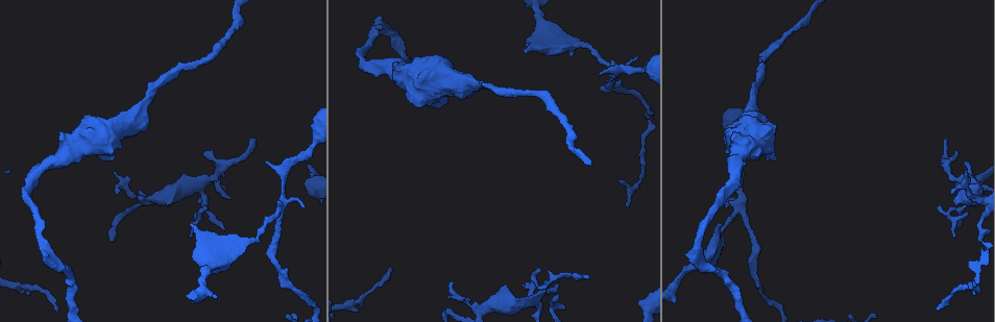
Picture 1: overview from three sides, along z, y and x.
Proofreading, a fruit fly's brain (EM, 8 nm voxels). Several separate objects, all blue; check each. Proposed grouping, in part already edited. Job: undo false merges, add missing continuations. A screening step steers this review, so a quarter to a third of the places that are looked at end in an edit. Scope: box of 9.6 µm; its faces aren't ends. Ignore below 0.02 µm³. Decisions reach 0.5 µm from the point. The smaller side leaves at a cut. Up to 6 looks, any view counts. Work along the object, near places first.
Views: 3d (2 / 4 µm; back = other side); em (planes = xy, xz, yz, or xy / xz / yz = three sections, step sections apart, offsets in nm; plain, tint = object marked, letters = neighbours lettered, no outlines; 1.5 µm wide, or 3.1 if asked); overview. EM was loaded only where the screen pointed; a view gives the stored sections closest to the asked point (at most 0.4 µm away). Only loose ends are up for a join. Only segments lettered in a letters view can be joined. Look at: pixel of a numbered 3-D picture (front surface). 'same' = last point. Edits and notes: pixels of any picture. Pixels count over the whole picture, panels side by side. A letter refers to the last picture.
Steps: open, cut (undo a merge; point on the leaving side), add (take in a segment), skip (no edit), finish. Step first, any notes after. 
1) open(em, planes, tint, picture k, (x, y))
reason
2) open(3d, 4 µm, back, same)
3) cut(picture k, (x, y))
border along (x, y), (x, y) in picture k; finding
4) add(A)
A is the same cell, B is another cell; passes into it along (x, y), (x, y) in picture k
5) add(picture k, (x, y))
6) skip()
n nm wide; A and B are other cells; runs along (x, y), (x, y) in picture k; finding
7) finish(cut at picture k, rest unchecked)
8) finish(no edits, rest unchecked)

open(em, planes, letters, picture 1, (113, 240))

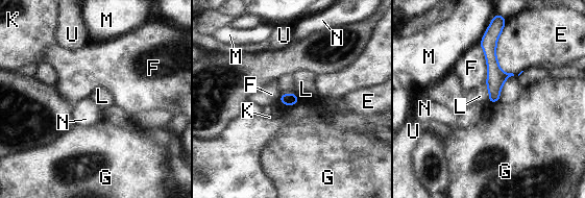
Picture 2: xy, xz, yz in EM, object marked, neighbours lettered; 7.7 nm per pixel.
skip()
100 nm wide; E, F, G, K, L, M, N and U are other cells; no lettered segment goes on from it

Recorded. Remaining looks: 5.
open(3d, 4 µm, picture 1, (448, 299))
thin end

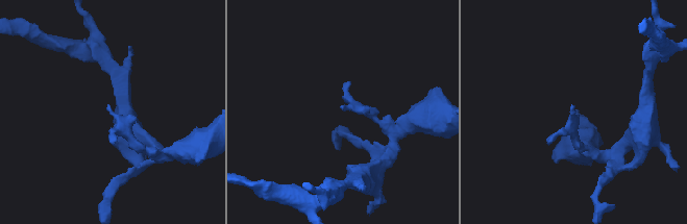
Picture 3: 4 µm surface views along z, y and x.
open(em, yz, step 4, tint, picture 3, (344, 104))

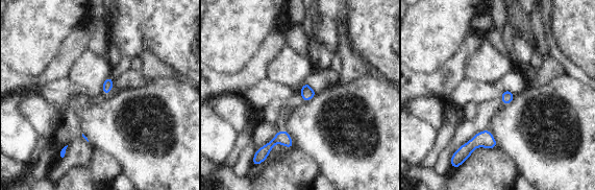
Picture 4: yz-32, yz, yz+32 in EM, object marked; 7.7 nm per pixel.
open(em, xz, step 8, letters, same)
cut it another way

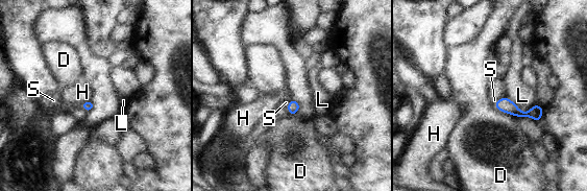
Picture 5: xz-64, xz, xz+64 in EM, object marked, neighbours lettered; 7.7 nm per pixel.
add(S)
S is the same cell, D, H and L are other cells; passes into it along (88, 105), (83, 109), (79, 105) in picture 5; the neuron continues

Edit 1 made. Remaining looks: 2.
open(em, xy, step 8, letters, picture 1, (752, 108))
thick turns thin

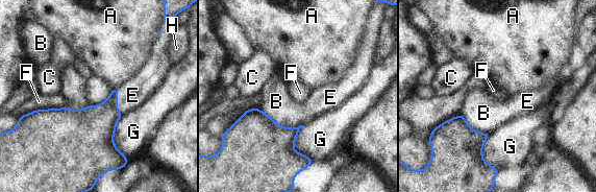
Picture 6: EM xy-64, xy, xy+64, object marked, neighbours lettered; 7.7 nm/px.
skip()
A, B, C, E, F, G and H are other cells; border along (66, 106), (36, 109), (31, 112) in picture 6; continuous, no second neuron

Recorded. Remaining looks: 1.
finish(add at picture 5, rest unchecked)

